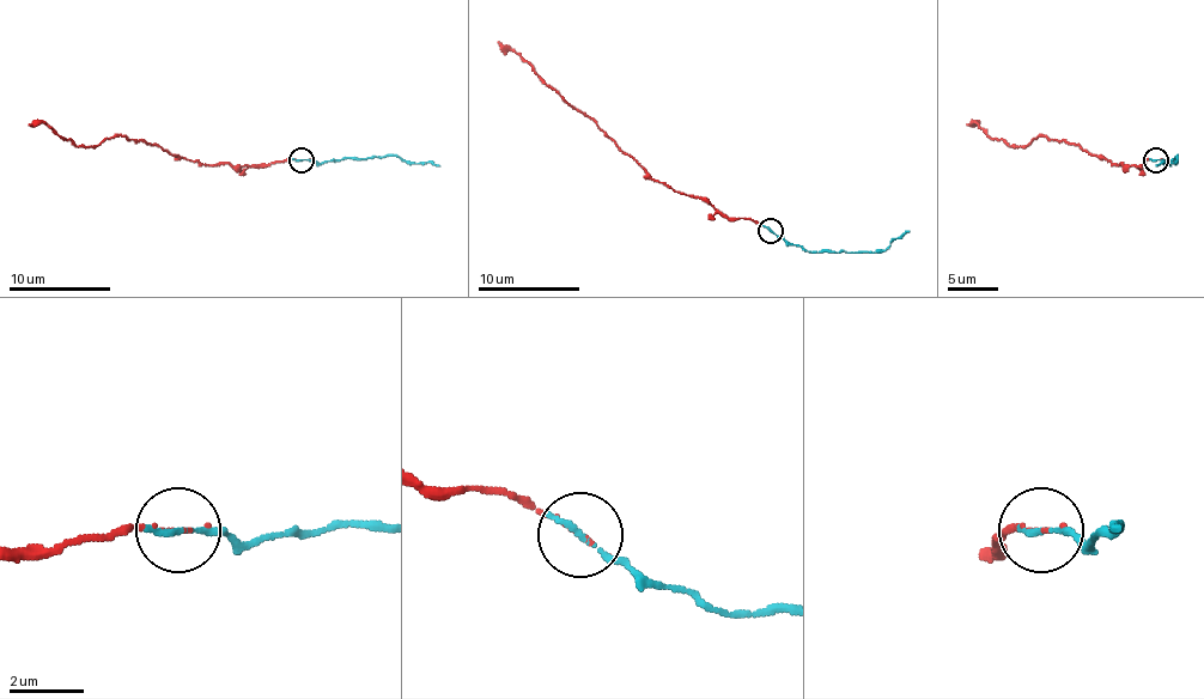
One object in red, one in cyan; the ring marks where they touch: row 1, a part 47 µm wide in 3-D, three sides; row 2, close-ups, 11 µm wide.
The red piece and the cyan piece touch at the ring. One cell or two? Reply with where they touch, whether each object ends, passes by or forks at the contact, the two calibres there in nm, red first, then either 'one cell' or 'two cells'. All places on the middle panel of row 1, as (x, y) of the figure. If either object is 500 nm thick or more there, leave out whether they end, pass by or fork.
at (771, 231); red ends there; cyan ends there; 80 nm thick on the red side, 180 nm on the other; two cells

